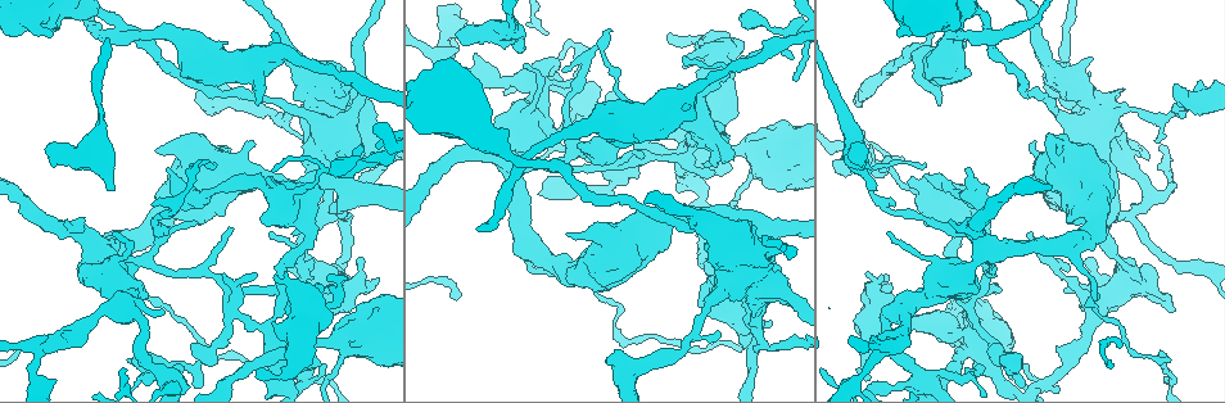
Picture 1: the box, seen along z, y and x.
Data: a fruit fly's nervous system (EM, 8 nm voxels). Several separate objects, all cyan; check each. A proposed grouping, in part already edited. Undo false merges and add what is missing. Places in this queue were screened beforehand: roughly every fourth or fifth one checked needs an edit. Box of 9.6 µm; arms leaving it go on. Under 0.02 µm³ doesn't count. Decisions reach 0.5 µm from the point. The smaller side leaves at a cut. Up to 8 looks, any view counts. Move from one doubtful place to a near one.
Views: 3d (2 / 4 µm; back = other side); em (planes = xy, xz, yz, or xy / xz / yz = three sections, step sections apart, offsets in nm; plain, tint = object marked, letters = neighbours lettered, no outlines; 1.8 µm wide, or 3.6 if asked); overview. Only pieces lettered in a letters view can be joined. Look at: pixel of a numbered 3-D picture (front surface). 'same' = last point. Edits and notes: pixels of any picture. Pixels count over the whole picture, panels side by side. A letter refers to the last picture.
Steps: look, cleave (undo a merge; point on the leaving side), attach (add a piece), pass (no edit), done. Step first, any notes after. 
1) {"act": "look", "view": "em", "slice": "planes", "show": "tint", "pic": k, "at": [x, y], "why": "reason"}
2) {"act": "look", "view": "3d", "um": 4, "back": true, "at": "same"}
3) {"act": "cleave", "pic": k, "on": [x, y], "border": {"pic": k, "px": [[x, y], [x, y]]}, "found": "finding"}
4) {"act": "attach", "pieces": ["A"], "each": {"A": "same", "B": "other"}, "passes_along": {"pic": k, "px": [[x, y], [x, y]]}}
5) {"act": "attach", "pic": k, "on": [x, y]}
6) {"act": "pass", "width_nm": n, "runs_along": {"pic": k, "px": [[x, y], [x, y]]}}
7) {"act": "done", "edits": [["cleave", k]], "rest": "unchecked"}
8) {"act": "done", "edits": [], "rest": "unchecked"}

{"act": "look", "view": "3d", "um": 4, "pic": 1, "at": [1097, 121], "why": "closes a loop"}

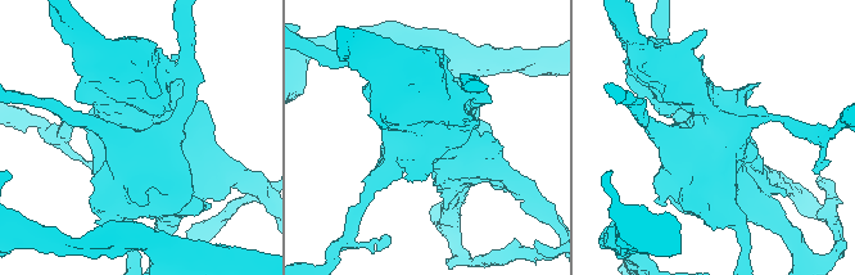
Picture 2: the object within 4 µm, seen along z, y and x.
{"act": "look", "view": "em", "um": 3.6, "slice": "planes", "show": "plain", "pic": 2, "at": [710, 138]}

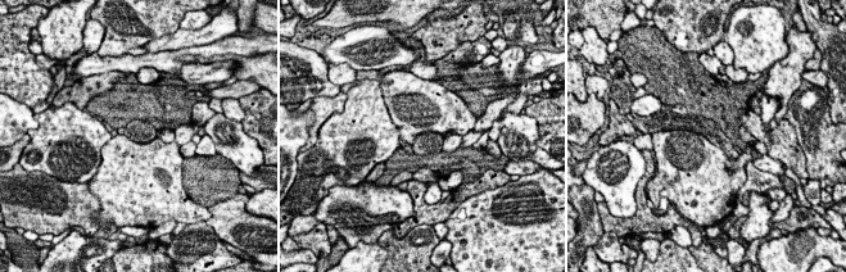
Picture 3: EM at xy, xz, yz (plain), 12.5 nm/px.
{"act": "look", "view": "em", "um": 3.6, "slice": "planes", "show": "letters", "at": "same"}

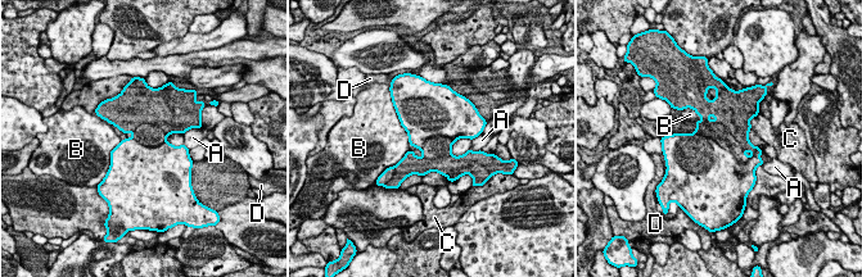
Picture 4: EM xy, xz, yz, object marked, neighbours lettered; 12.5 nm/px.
{"act": "cleave", "pic": 4, "on": [709, 162], "each": {"A": "other", "B": "other", "C": "other", "D": "other"}, "border": {"pic": 4, "px": [[695, 132], [748, 162]]}, "found": "two cells meet here"}

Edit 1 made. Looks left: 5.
{"act": "look", "view": "em", "slice": "yz", "step": 4, "show": "letters", "pic": 1, "at": [111, 189], "why": "an open end"}

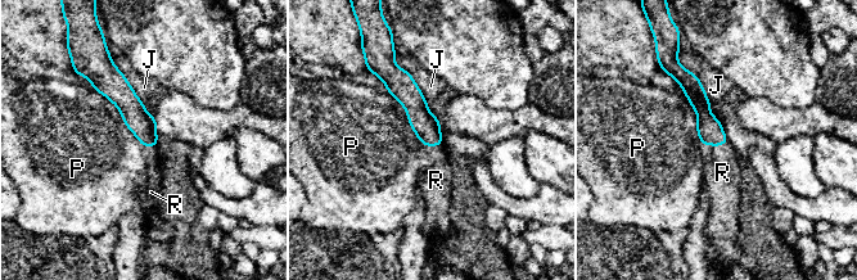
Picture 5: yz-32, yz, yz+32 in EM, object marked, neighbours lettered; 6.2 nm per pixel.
{"act": "attach", "pieces": ["R"], "each": {"J": "other", "P": "other", "R": "same"}, "passes_along": {"pic": 5, "px": [[709, 129], [716, 145], [722, 172]]}, "found": "the cell continues"}

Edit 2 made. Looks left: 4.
{"act": "look", "view": "overview", "why": "redraw"}

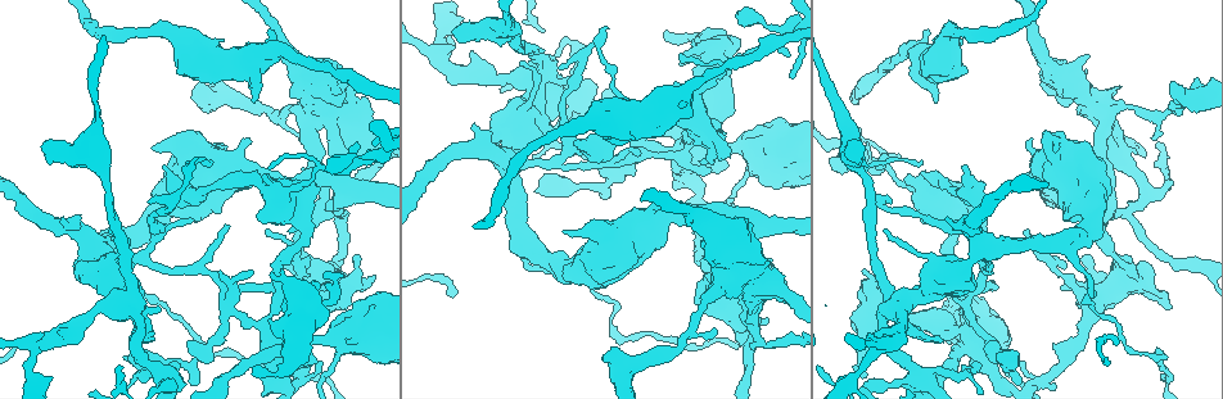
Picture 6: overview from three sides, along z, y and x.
{"act": "look", "view": "em", "slice": "yz", "step": 4, "show": "tint", "pic": 6, "at": [248, 140], "why": "branch stops here"}

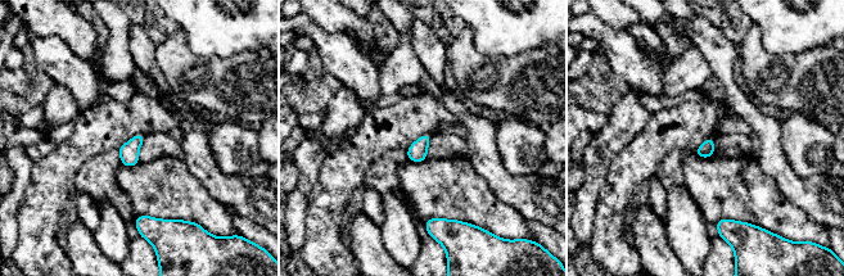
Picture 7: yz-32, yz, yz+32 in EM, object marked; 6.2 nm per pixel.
{"act": "look", "view": "em", "slice": "planes", "show": "letters", "at": "same"}

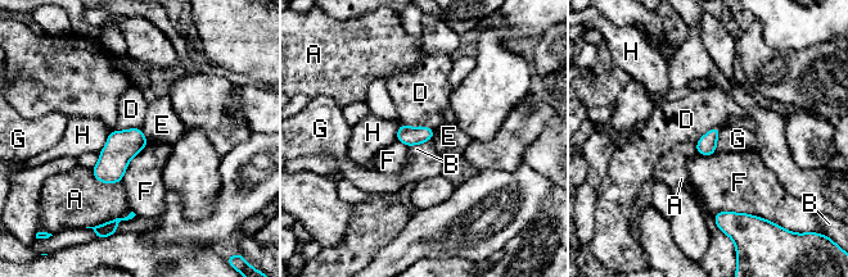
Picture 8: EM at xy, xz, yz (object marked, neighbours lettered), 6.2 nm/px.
{"act": "pass", "each": {"A": "other", "B": "other", "D": "other", "E": "other", "F": "other", "G": "other", "H": "other"}, "border": {"pic": 8, "px": [[721, 127], [717, 137]]}, "found": "none of them fits"}

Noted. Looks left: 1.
{"act": "done", "edits": [["cleave", 4], ["attach", 5]], "rest": "unchecked"}

